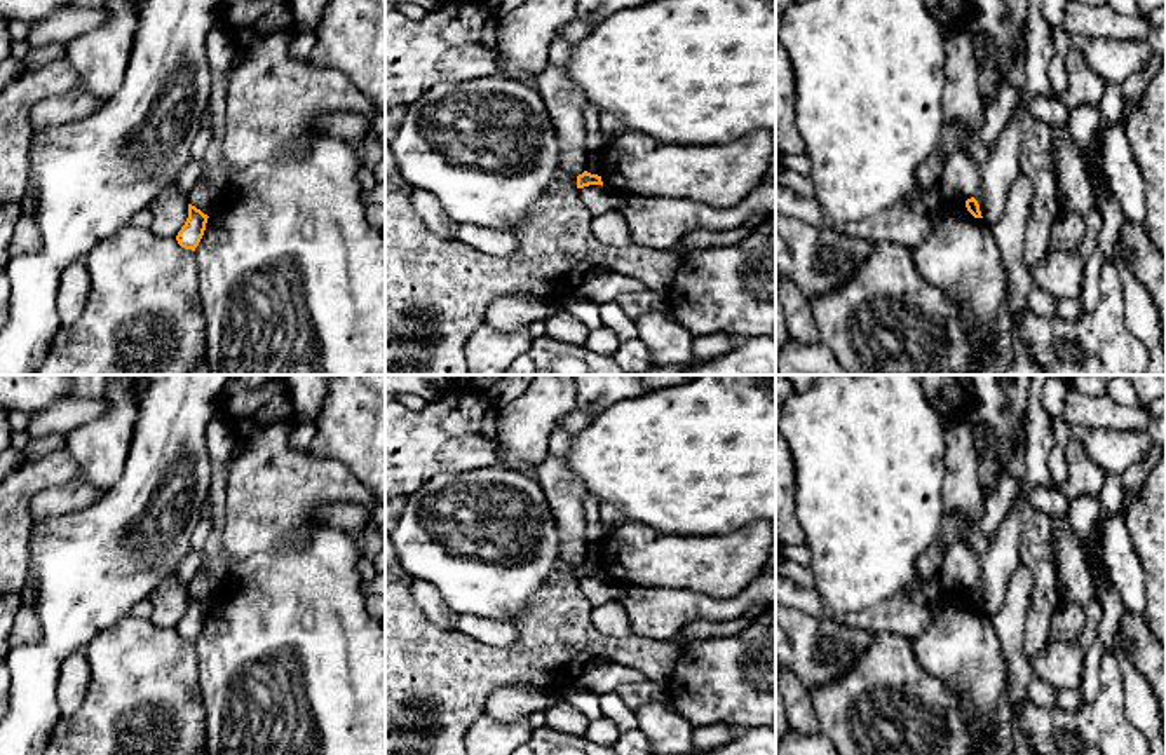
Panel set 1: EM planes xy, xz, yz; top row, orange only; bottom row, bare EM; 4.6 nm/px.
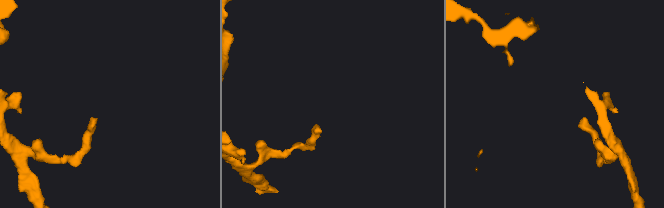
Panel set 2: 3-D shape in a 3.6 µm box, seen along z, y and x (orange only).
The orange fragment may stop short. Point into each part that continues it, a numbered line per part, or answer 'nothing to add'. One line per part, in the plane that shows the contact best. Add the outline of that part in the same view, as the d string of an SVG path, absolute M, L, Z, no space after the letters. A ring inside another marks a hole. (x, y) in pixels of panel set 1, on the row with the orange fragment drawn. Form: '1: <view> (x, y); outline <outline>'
nothing to add

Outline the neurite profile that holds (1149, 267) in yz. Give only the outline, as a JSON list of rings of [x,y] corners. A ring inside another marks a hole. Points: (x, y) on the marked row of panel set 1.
[[[1124,218],[1119,237],[1131,251],[1135,279],[1149,291],[1157,309],[1166,352],[1166,258],[1152,244],[1143,223]]]

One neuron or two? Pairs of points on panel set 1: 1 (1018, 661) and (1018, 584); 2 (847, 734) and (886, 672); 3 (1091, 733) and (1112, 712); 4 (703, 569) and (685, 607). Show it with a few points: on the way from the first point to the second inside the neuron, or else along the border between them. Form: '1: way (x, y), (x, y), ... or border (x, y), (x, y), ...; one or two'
1: way (1013, 642), (1015, 604); one
2: way (863, 719), (886, 696), (886, 687); one
3: way (1097, 727), (1107, 717); one
4: border (652, 586), (689, 588), (718, 598), (732, 597); two

